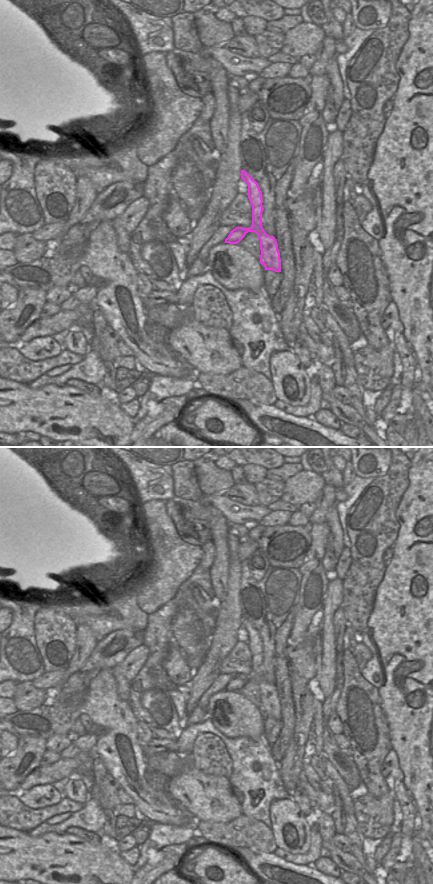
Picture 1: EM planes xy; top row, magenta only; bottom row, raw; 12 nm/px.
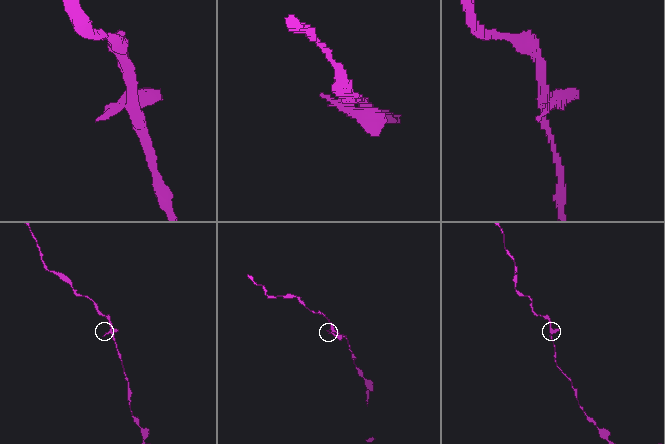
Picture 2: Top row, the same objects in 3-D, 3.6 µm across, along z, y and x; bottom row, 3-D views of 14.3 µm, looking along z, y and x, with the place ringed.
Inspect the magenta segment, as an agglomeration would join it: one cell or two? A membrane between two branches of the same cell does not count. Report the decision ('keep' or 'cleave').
keep

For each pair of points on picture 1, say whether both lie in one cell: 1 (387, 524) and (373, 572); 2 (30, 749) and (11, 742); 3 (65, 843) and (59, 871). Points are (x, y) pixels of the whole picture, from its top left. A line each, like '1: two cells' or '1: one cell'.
1: one cell
2: two cells
3: one cell

